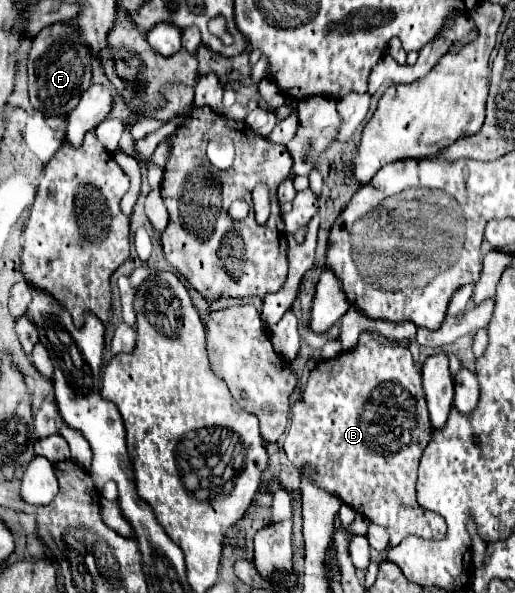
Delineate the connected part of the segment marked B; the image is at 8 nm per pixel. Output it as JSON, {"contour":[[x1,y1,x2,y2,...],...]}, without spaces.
{"contour":[[362,334,356,348,320,362,310,372,302,398,292,405,291,421,284,438,288,460,298,470,310,462,318,470,318,484,324,490,336,494,358,514,388,530,390,546,406,536,420,536,426,540,446,538,446,520,440,514,422,508,416,500,418,462,430,440,430,418,420,384,420,370,412,362,412,354,406,346]]}

